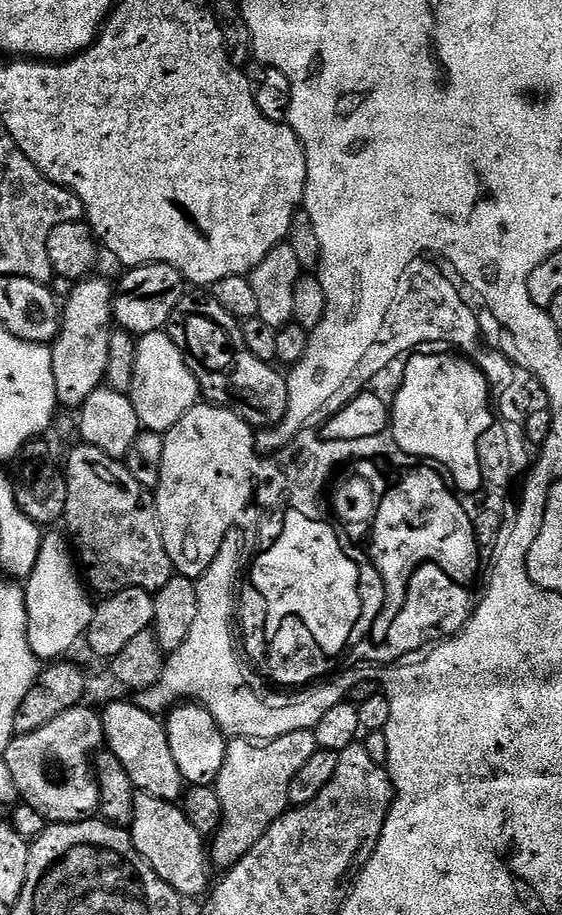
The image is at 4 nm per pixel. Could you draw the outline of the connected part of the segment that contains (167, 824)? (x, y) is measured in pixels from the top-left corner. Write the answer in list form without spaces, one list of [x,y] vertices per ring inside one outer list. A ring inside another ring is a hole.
[[[136,792],[132,797],[130,835],[138,854],[156,871],[158,878],[162,878],[162,882],[170,885],[181,897],[203,897],[209,891],[210,860],[206,855],[206,840],[198,830],[194,830],[194,826],[190,826],[183,807],[145,792]]]

